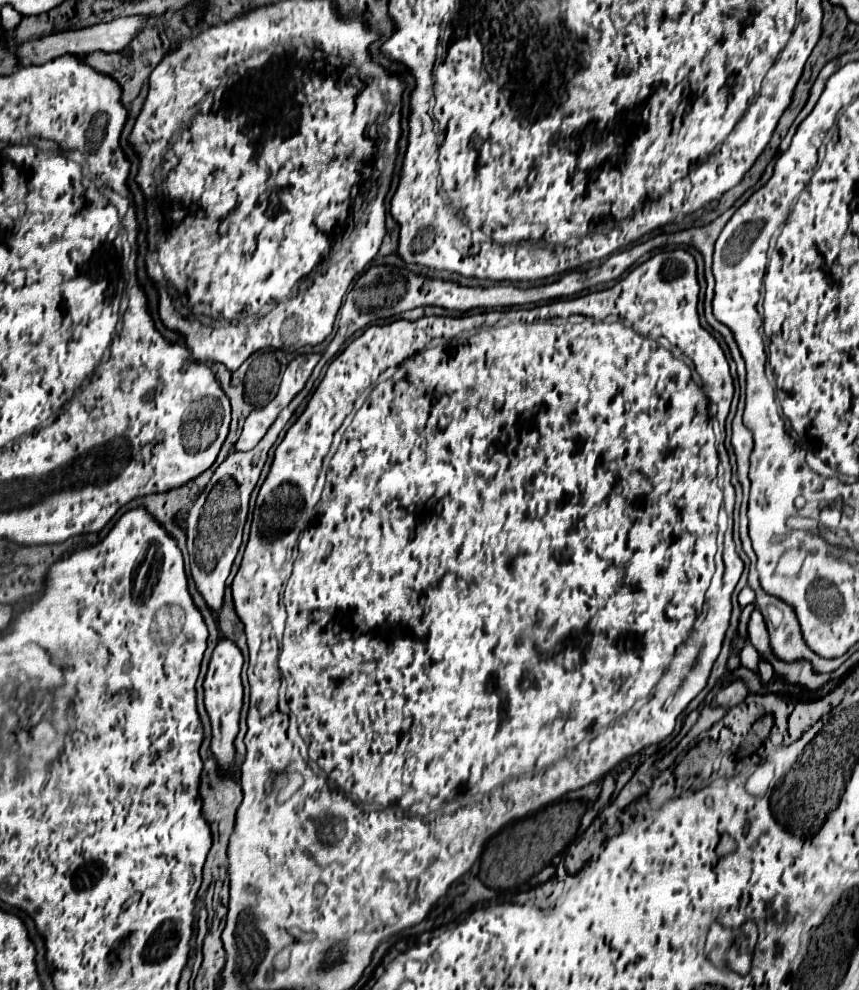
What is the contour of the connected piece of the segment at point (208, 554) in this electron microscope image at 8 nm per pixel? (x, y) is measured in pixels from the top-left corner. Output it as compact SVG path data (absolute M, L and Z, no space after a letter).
M266 437L252 449L250 453L230 453L226 461L216 469L210 485L200 493L198 501L194 501L188 519L186 519L186 537L188 537L188 553L190 553L190 567L196 589L204 597L206 605L212 613L222 607L224 599L224 583L230 575L234 557L242 543L242 529L248 515L248 499L250 493L260 477L260 471L266 463L266 455L274 439Z

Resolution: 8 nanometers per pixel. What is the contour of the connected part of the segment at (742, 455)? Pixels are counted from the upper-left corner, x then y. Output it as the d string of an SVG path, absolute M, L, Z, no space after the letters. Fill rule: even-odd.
M736 415L732 421L732 447L736 453L738 463L738 479L744 489L744 499L748 499L750 491L750 479L748 479L748 465L750 465L750 453L752 453L752 437L750 431L742 423L742 415Z

